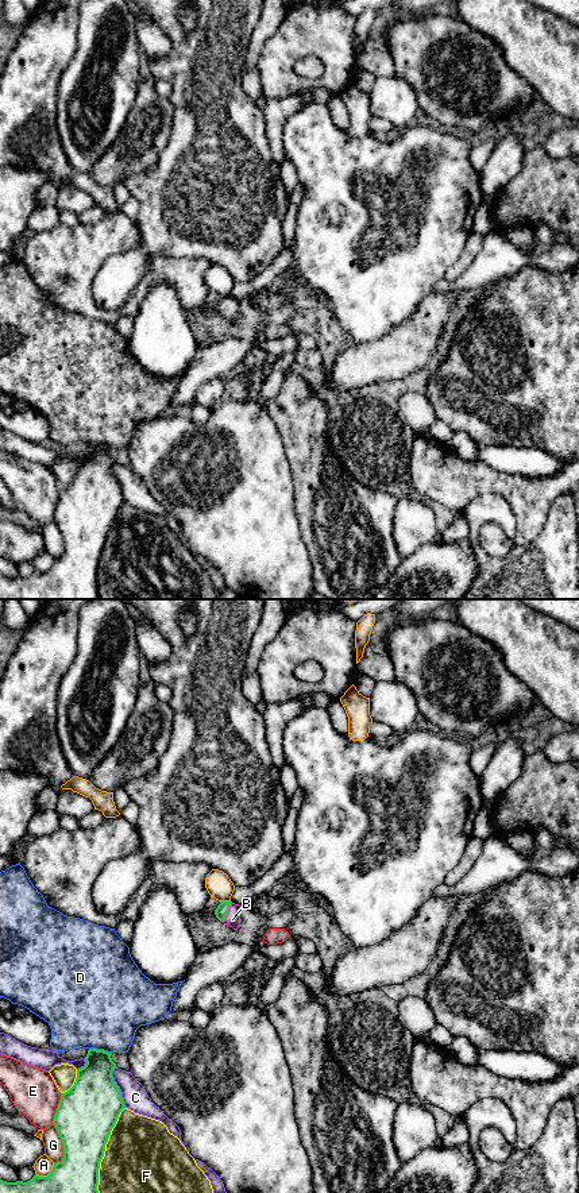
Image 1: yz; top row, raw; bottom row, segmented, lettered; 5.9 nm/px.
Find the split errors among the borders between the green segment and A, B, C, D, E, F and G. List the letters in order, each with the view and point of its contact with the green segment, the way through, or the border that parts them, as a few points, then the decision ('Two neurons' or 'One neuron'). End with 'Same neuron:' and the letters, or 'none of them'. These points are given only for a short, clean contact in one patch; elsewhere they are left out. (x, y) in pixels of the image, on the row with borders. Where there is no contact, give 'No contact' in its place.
A: Touches green at yz (47, 1176). Two neurons
B: Touches green at yz (228, 911). Path across: yz (223, 908), (228, 911), (232, 919). One neuron
C: Touches green at yz (118, 1087). Two neurons
D: Touches green at yz (100, 1050). Two neurons
E: Touches green at yz (57, 1108). Two neurons
F: Touches green at yz (104, 1150). Two neurons
G: Touches green at yz (62, 1143). Two neurons
Same neuron: B

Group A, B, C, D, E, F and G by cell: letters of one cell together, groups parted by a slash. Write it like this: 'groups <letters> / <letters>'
groups A / B / C / D / E / F / G

